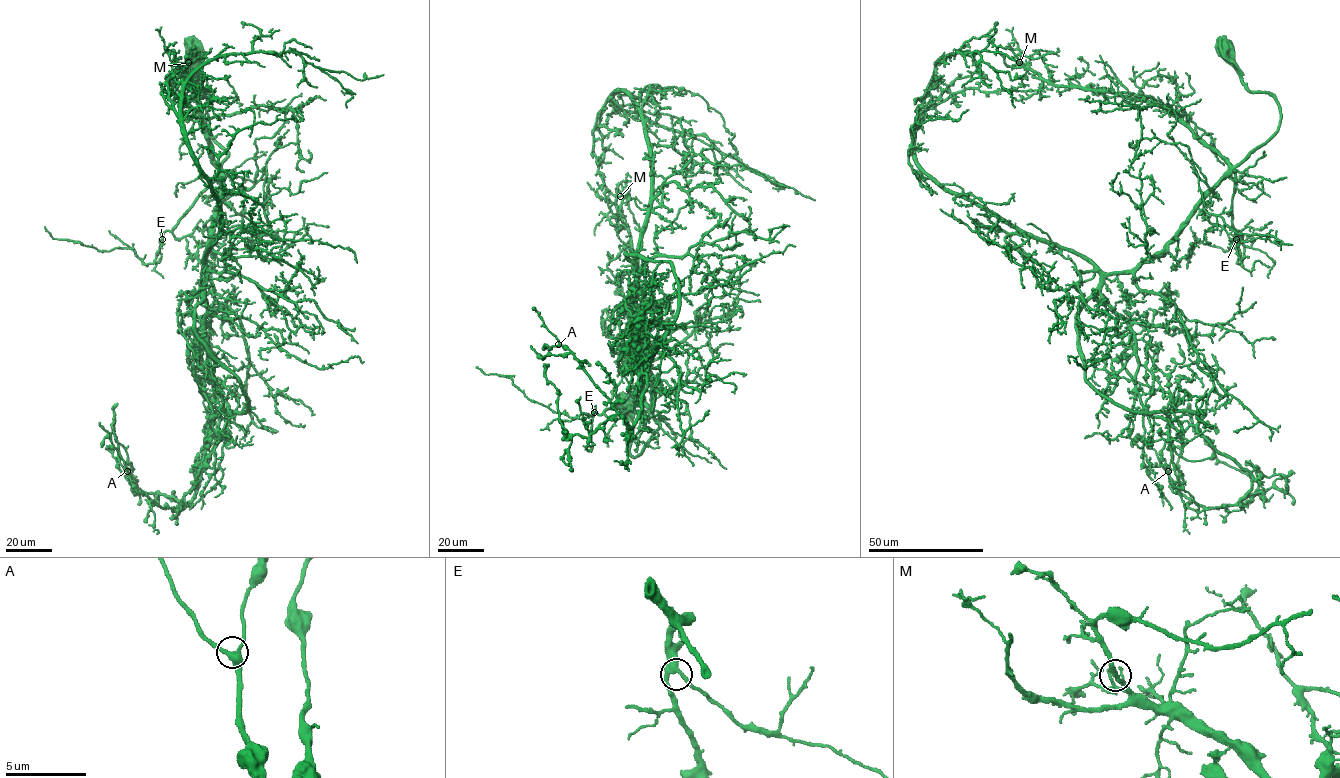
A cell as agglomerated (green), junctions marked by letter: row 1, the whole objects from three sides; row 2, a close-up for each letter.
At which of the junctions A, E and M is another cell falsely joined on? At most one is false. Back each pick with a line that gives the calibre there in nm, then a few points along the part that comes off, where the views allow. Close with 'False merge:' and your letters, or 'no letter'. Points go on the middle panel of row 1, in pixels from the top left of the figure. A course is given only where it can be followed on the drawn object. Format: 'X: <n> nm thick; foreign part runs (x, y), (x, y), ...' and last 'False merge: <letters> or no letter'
False merge: no letter

